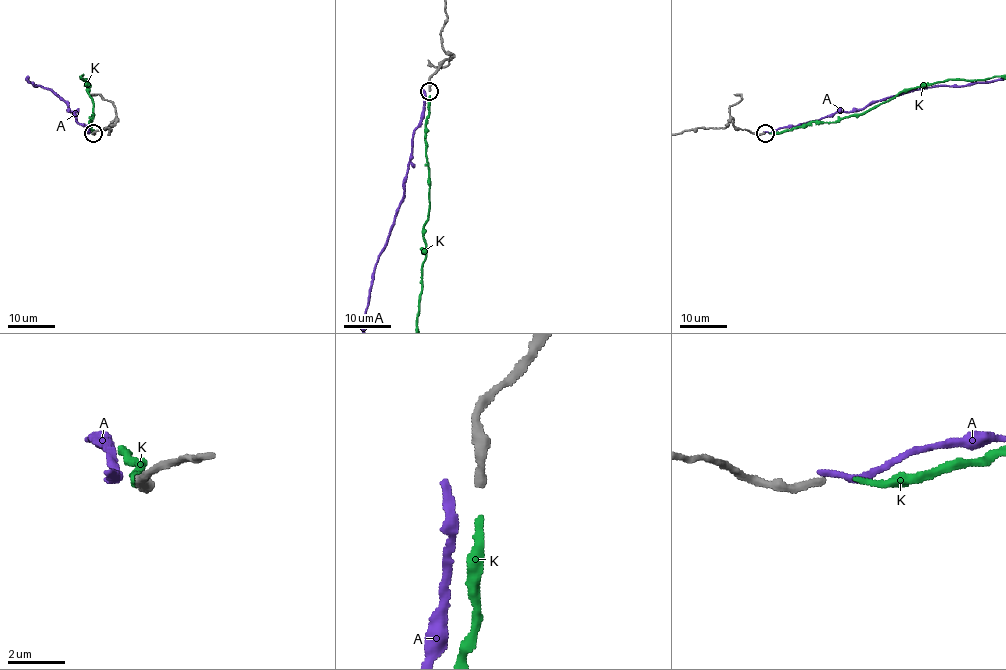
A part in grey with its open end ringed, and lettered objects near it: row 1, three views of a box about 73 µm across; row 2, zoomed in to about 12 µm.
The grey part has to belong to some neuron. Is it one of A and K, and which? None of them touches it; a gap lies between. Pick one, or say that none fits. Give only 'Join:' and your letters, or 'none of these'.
Join: K

